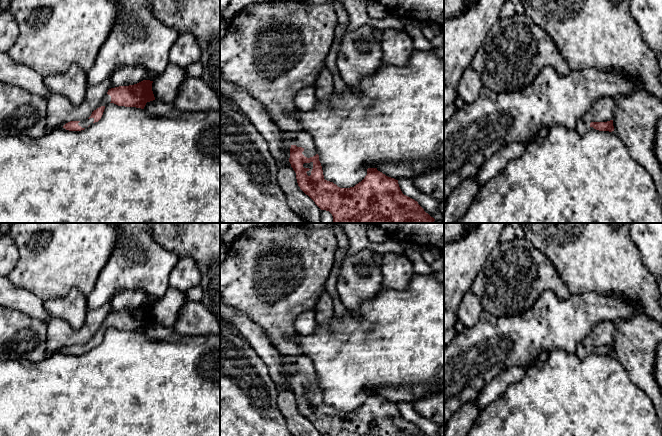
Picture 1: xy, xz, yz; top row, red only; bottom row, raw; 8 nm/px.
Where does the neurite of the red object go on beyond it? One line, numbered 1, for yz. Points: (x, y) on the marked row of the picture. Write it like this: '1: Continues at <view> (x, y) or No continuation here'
1: No continuation here

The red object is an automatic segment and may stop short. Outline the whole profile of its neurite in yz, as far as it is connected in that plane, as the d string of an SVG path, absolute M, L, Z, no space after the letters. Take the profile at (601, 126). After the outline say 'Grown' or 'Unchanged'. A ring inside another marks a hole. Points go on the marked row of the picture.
M613 120L607 122L591 122L590 127L599 131L614 131Z. Unchanged

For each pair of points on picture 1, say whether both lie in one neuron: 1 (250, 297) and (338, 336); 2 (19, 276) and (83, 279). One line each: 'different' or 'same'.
1: different
2: same

